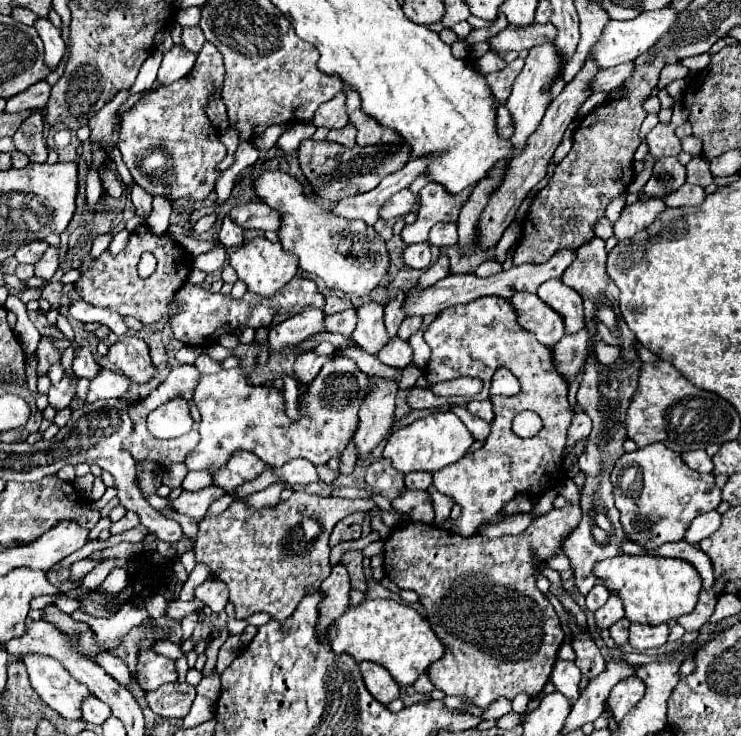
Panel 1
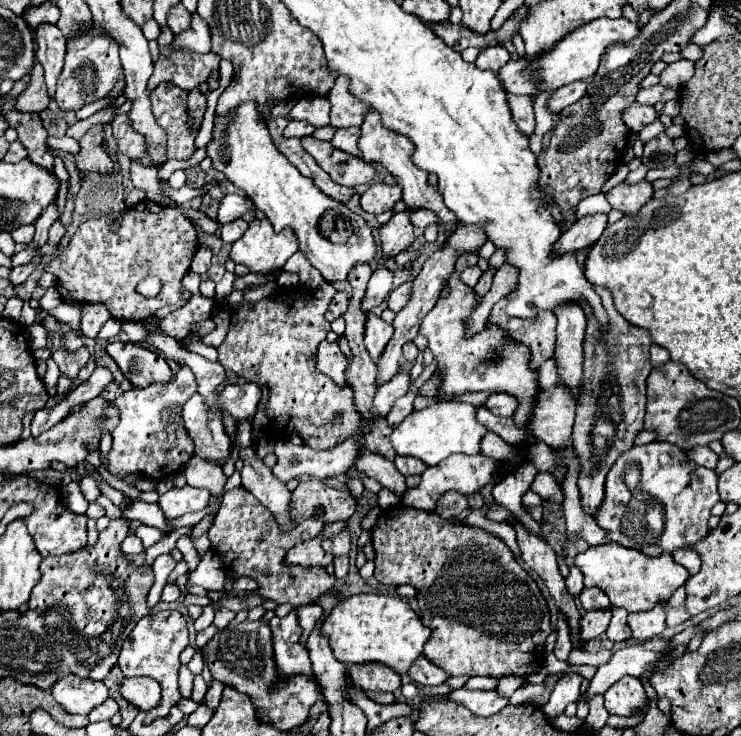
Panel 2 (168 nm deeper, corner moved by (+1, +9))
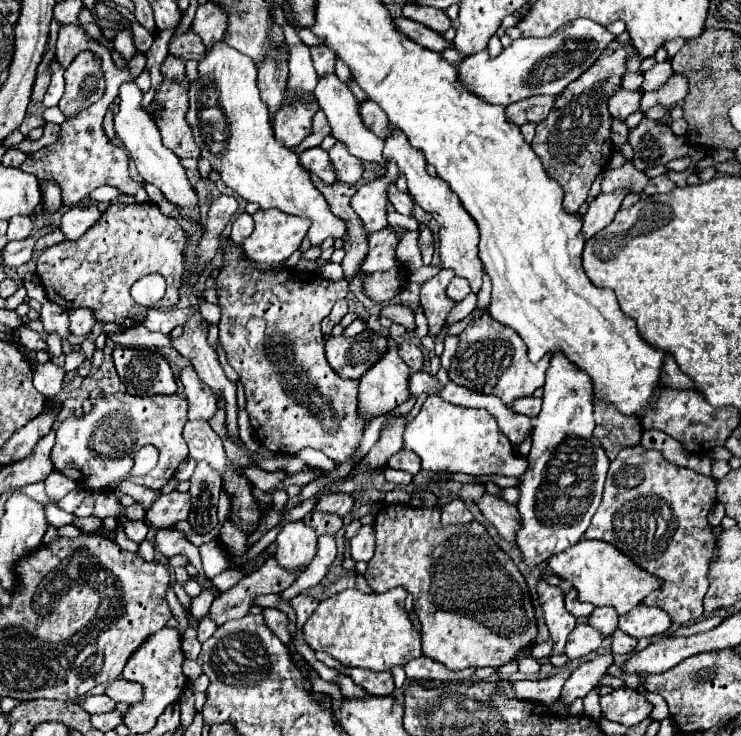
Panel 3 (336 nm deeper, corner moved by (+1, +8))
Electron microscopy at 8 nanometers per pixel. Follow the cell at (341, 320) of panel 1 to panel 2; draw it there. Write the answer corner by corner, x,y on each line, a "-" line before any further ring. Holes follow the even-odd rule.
386,264
378,266
372,272
372,278
368,282
368,288
366,288
366,294
364,294
364,300
362,300
364,312
370,312
372,308
376,308
388,296
388,292
392,290
392,278
394,278
394,274

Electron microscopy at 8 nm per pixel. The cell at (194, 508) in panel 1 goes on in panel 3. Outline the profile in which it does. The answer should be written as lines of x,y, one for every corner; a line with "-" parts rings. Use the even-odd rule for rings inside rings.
172,491
156,497
150,511
146,513
146,521
156,529
164,529
186,519
188,513
190,513
190,495

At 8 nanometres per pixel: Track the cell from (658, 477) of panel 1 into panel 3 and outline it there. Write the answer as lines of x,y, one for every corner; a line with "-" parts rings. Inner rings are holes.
642,445
628,447
610,463
602,503
586,529
586,539
602,539
618,547
638,567
662,579
660,589
650,593
642,603
664,609
674,623
690,623
702,615
702,599
708,591
708,563
714,551
714,535
708,523
708,513
716,503
716,483
686,467
678,467
662,457
660,451
644,449

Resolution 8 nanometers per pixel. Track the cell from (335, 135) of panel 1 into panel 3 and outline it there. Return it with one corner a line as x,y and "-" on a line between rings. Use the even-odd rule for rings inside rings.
336,143
330,149
330,161
336,171
336,183
356,183
362,175
362,163
346,151
344,143

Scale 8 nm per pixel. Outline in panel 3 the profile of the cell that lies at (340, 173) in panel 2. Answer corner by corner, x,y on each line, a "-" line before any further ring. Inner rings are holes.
314,147
314,149
308,149
308,151
300,153
300,165
304,165
304,169
306,169
308,173
318,175
324,183
336,181
336,175
334,175
330,157
328,157
328,153
326,153
324,149
320,149
320,147

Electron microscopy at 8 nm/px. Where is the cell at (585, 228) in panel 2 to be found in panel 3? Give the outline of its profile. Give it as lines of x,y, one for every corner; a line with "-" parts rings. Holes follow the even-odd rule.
620,189
616,193
608,193
608,195
600,193
600,197
590,203
590,209
584,215
584,227
582,227
582,233
586,235
586,239
590,239
598,231
602,231
614,219
616,211
622,205
622,199
628,193
630,193
630,189

